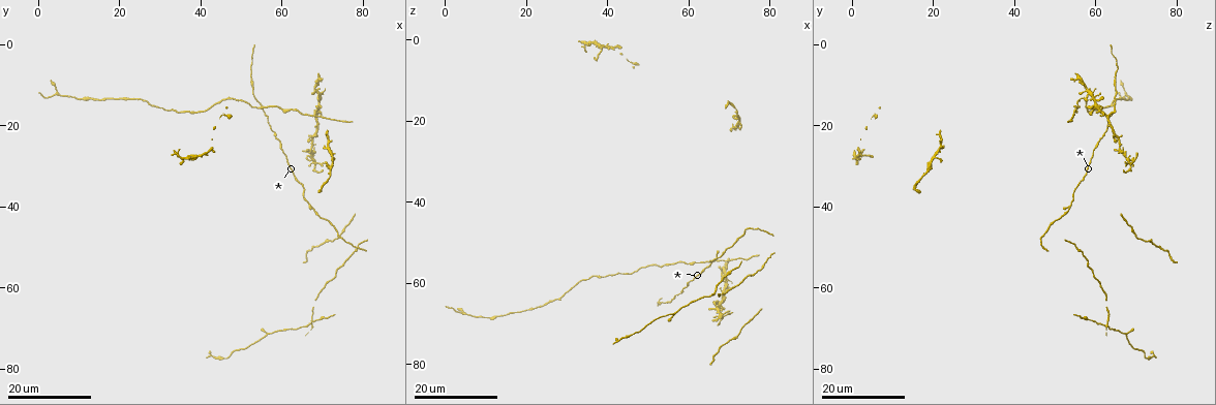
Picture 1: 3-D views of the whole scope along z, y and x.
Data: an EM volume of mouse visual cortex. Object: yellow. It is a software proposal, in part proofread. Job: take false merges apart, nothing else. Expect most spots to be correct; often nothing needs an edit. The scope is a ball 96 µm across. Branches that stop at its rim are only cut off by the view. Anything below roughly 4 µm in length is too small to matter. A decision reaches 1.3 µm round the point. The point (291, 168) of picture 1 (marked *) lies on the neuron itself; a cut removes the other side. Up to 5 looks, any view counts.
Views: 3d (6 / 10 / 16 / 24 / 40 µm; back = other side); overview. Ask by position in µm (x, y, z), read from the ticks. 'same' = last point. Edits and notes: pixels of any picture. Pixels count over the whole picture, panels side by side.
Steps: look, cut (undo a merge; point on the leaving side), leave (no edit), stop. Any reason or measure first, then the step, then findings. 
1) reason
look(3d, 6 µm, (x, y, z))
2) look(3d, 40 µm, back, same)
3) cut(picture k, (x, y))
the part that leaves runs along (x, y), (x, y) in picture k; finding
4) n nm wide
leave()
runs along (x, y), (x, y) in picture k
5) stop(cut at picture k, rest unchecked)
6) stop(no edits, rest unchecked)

two arms at a narrow angle
look(3d, 24 µm, (67.5, 26.0, 65.5))

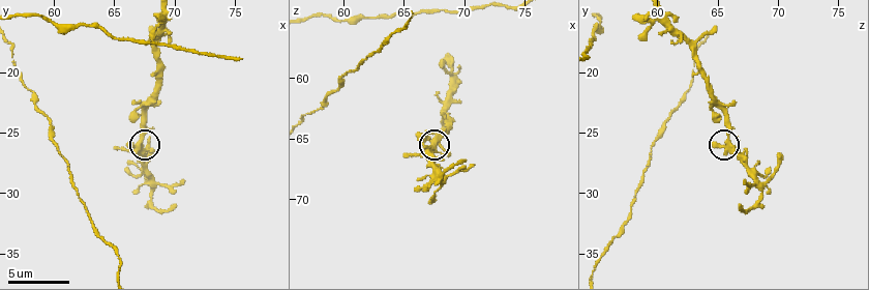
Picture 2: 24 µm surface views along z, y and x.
look(3d, 6 µm, (67.0, 25.8, 65.8))

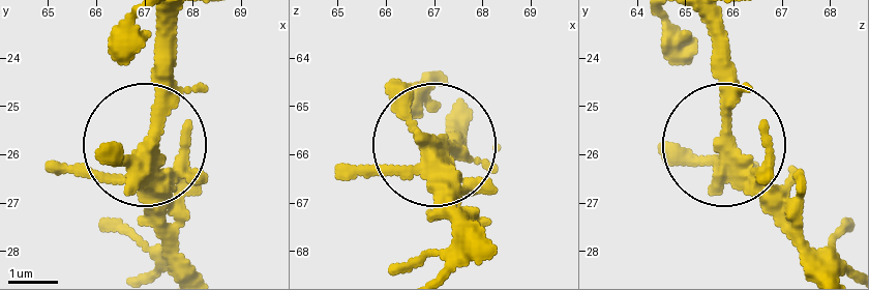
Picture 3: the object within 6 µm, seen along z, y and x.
leave()
continuous, no second neuron

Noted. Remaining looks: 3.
look(3d, 16 µm, (68.0, 40.5, 54.0))

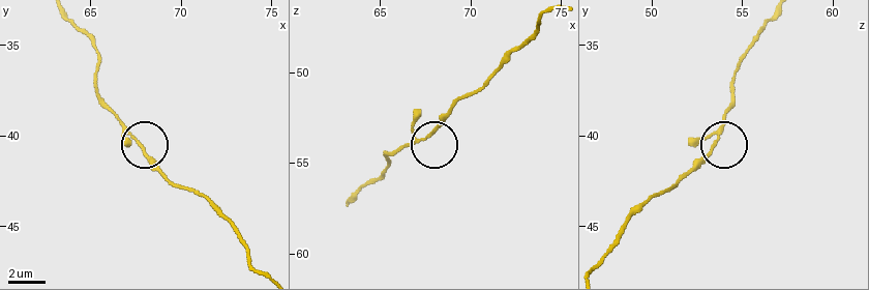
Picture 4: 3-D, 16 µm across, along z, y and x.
look(3d, 6 µm, (67.6, 40.3, 53.6))

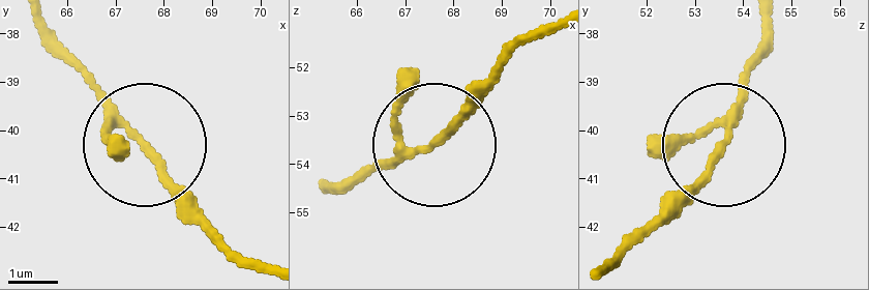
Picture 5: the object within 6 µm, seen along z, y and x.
3 arms
leave()
runs along (36, 22), (213, 228) in picture 5; one neuron here

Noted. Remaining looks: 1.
four or more arms meet
look(3d, 6 µm, (68.2, 29.4, 68.8))

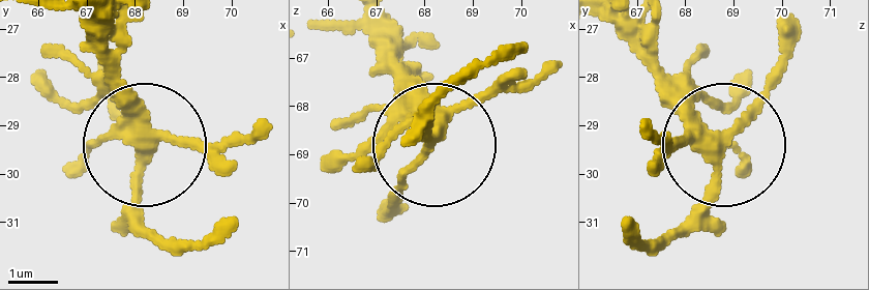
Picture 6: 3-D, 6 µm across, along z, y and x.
300 nm wide
leave()
one neuron here

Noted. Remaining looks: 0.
stop(no edits, rest unchecked)

